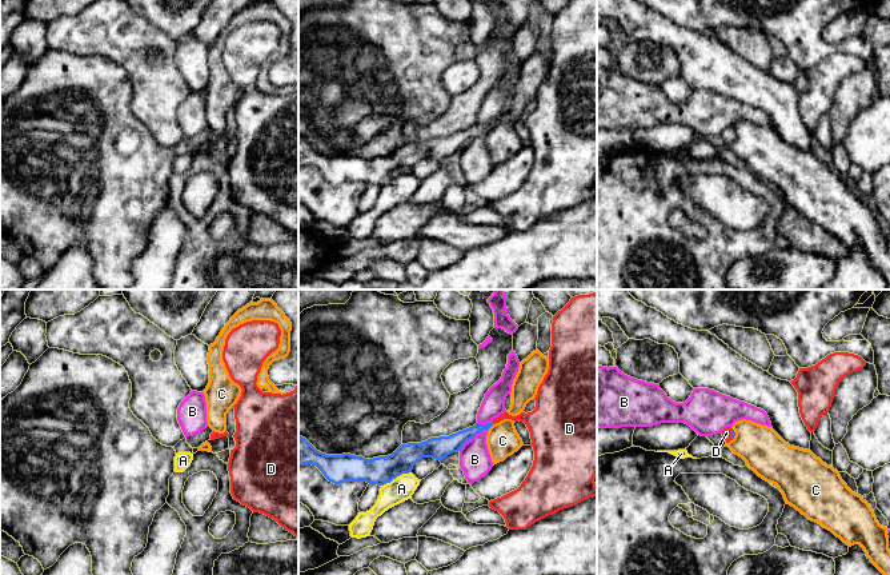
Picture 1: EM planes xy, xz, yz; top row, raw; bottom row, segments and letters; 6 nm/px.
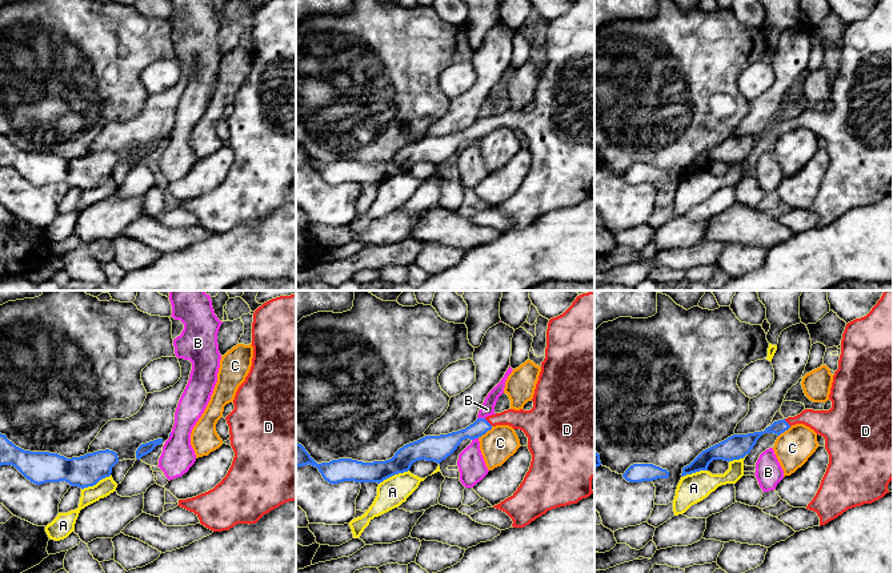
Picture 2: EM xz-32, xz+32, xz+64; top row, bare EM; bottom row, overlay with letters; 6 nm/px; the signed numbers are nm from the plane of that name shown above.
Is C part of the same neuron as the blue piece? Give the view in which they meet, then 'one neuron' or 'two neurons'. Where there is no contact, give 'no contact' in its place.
contact in xz; two neurons

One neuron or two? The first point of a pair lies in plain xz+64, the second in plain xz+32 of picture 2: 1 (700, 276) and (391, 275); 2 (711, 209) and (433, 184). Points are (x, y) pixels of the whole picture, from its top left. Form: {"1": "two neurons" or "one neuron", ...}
{"1": "one neuron", "2": "one neuron"}

